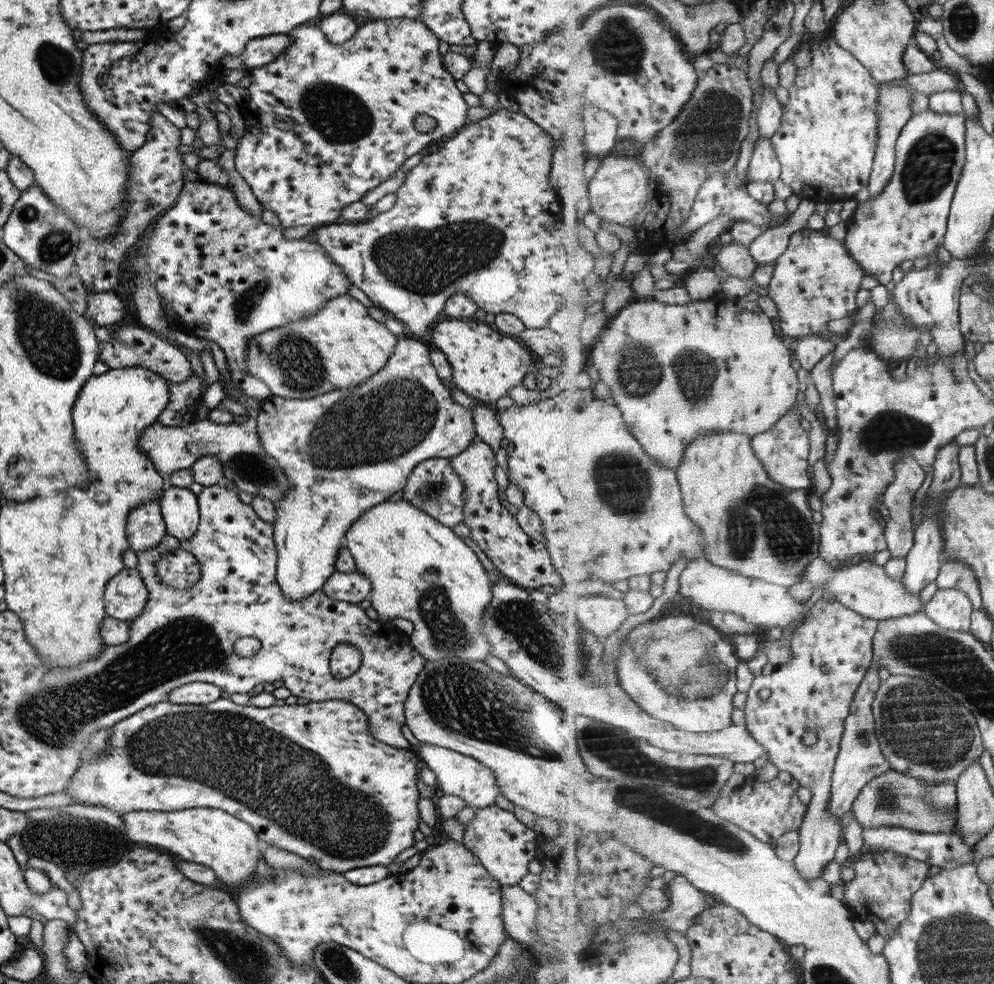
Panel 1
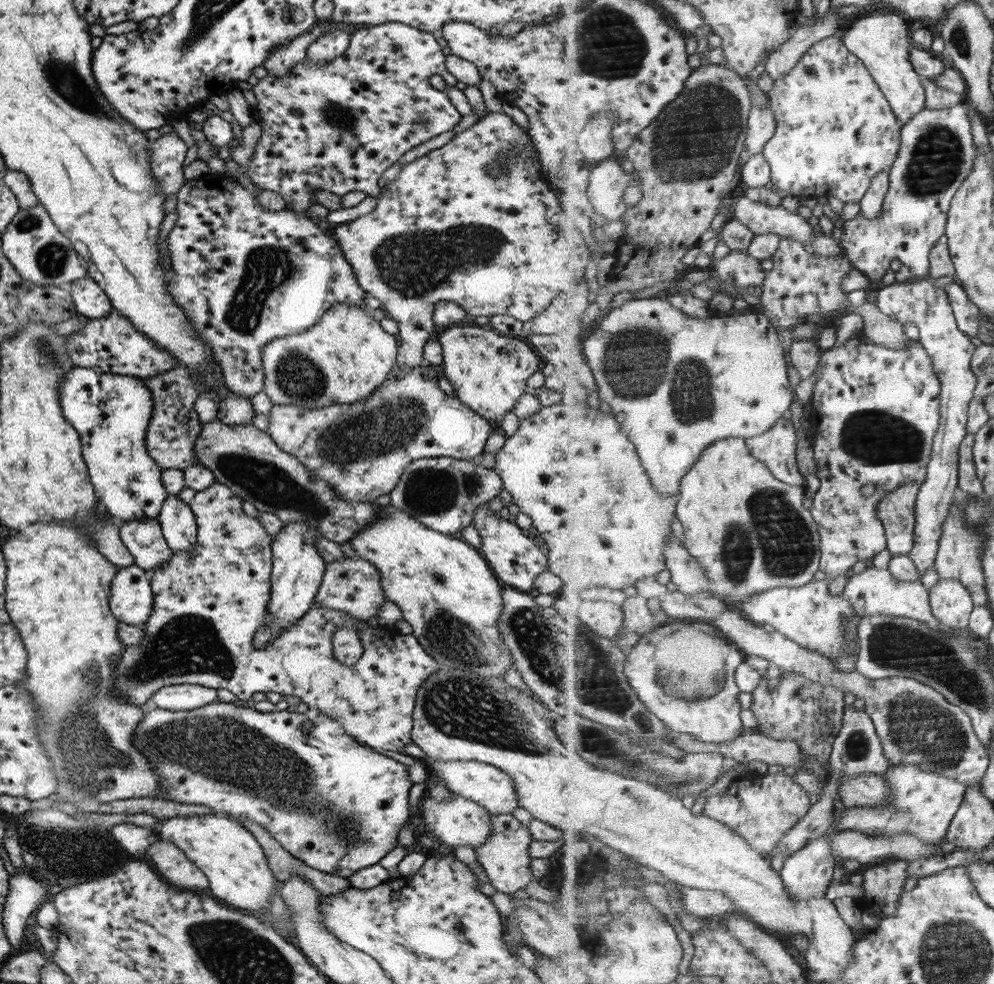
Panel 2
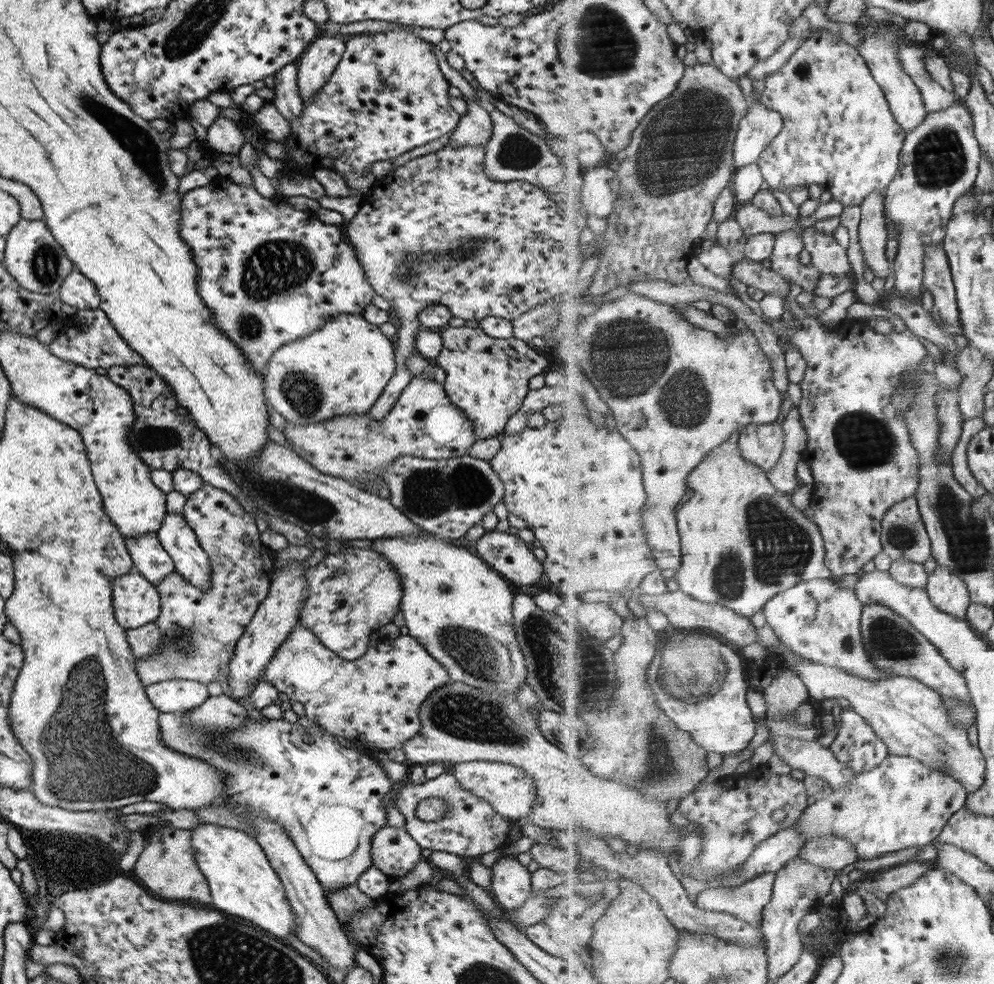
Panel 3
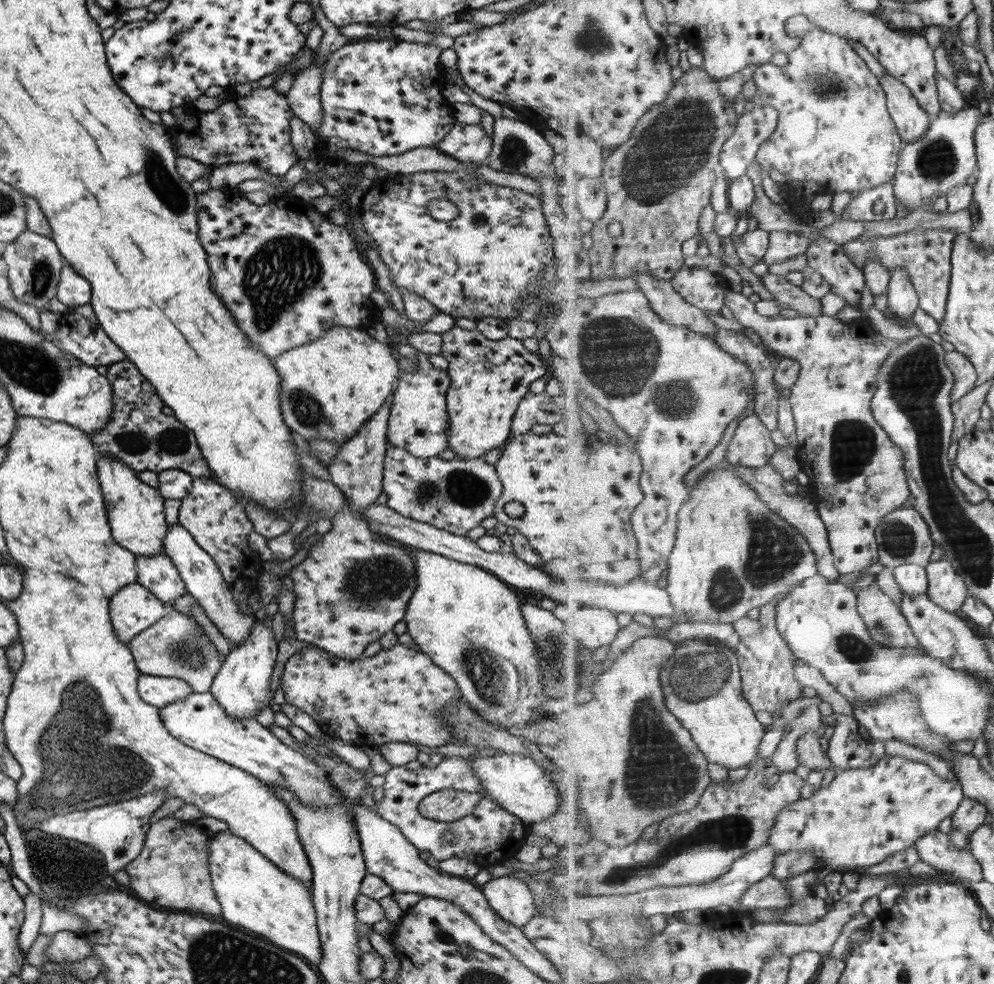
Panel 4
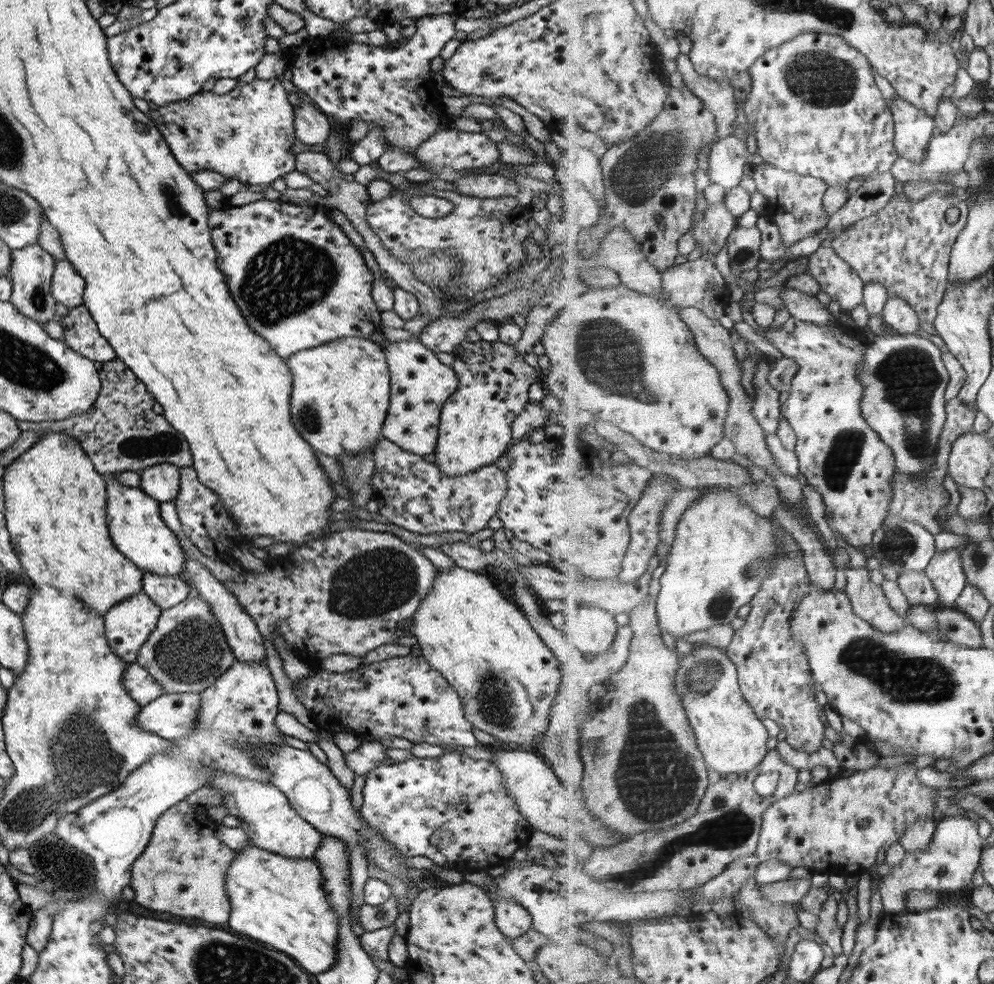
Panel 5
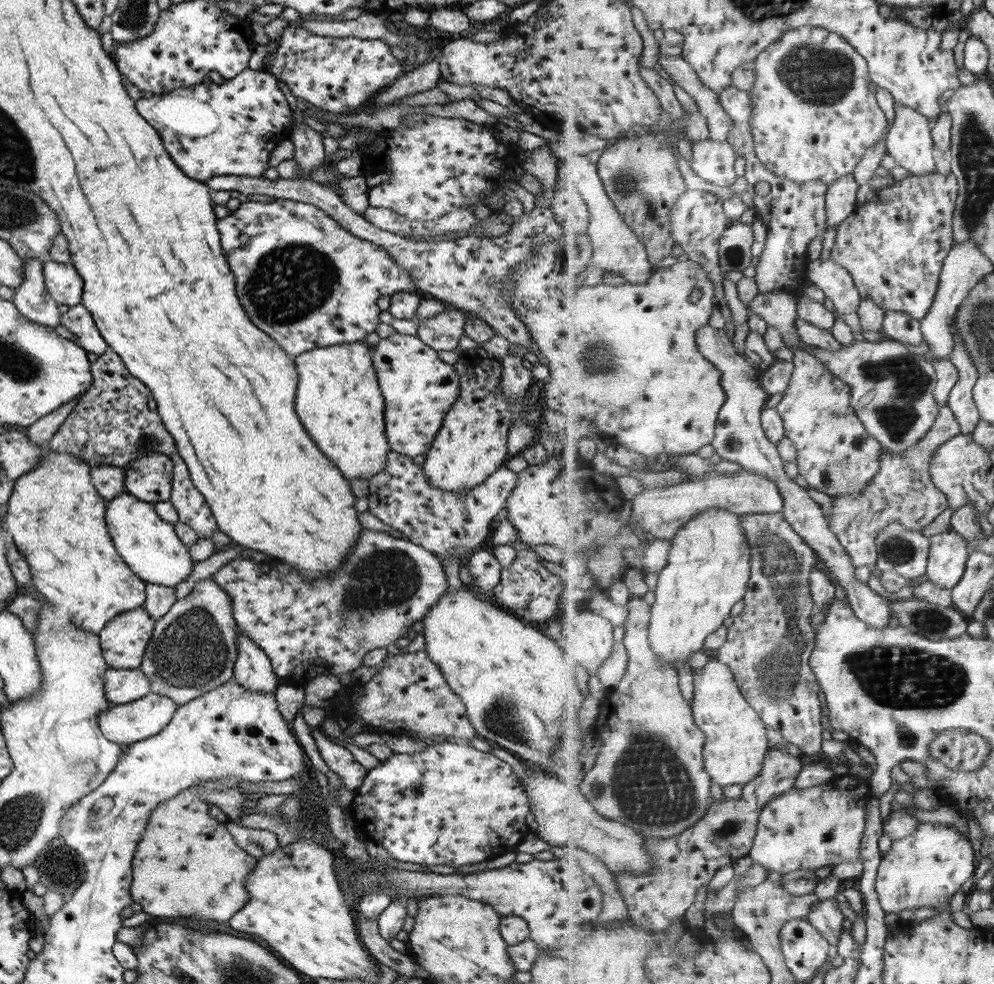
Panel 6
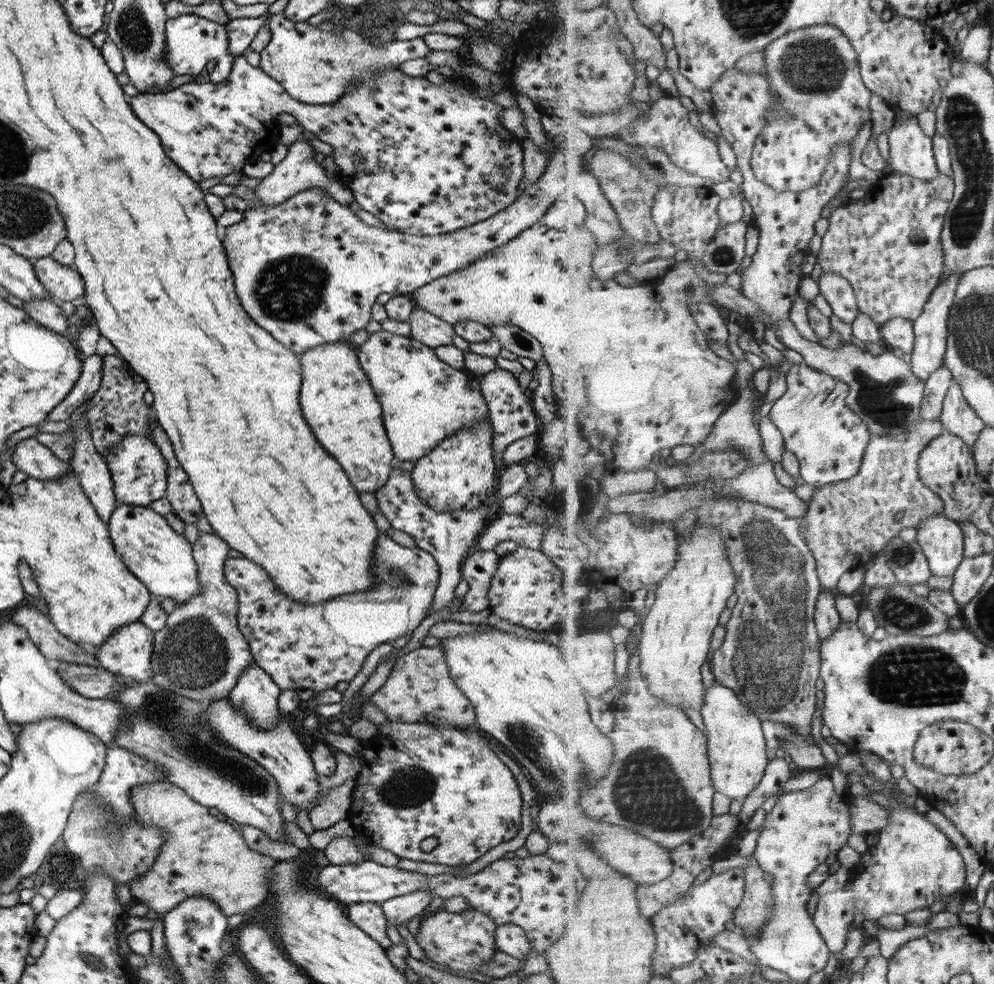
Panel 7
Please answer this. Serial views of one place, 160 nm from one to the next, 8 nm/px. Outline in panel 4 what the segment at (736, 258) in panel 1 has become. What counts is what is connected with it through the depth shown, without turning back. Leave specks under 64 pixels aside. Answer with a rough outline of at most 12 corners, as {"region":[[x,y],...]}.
{"region":[[761,276],[782,307],[804,317],[821,316],[821,302],[785,276]]}

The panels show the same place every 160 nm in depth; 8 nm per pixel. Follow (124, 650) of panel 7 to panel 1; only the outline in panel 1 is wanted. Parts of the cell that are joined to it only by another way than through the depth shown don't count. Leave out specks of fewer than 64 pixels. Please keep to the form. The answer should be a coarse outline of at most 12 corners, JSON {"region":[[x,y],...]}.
{"region":[[136,568],[112,576],[103,591],[106,617],[130,623],[147,591]]}

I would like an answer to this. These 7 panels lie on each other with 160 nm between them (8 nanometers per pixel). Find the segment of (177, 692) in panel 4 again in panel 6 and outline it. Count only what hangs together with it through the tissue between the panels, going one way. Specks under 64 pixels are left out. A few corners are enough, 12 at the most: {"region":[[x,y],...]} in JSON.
{"region":[[138,669],[103,673],[111,705],[149,694],[147,677]]}

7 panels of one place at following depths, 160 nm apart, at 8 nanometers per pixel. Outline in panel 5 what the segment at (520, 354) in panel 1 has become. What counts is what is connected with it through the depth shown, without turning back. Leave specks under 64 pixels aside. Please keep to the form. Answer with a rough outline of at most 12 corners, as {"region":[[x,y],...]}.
{"region":[[463,340],[440,411],[445,476],[490,465],[544,370],[513,345]]}

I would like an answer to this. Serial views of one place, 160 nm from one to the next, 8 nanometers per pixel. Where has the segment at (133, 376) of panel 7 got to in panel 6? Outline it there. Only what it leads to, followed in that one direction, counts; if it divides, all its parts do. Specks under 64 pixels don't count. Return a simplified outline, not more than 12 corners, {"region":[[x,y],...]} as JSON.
{"region":[[110,349],[44,445],[89,467],[169,457],[149,389]]}

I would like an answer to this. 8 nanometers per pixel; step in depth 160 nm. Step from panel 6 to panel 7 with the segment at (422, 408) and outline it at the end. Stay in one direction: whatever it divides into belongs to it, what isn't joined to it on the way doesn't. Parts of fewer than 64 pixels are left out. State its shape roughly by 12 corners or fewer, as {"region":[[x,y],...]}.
{"region":[[379,331],[357,348],[394,458],[484,421],[469,374]]}

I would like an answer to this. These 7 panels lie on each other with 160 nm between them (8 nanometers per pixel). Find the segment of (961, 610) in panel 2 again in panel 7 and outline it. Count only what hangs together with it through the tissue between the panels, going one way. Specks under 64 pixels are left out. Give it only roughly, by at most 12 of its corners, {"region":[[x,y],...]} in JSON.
{"region":[[941,513],[916,529],[932,574],[954,576],[966,557],[964,528]]}

